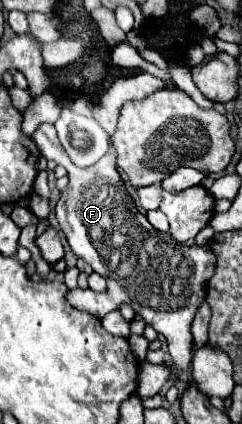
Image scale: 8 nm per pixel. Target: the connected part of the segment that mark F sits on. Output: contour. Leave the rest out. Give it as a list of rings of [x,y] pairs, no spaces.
[[[41,123],[31,139],[45,159],[53,159],[67,171],[69,183],[61,191],[61,197],[55,205],[55,217],[67,237],[69,247],[109,283],[107,293],[95,293],[91,289],[69,289],[65,299],[79,311],[97,317],[105,317],[121,303],[129,303],[135,313],[145,319],[145,323],[153,325],[155,331],[167,339],[173,368],[167,364],[154,365],[147,361],[139,366],[139,397],[151,397],[159,393],[159,389],[169,381],[171,375],[181,375],[191,365],[191,321],[199,305],[205,301],[205,285],[215,271],[215,255],[207,245],[205,249],[201,249],[197,245],[189,247],[177,243],[169,233],[157,231],[147,221],[147,217],[137,211],[119,177],[117,153],[113,147],[109,147],[107,155],[95,165],[81,169],[75,167],[65,153],[51,123]]]

